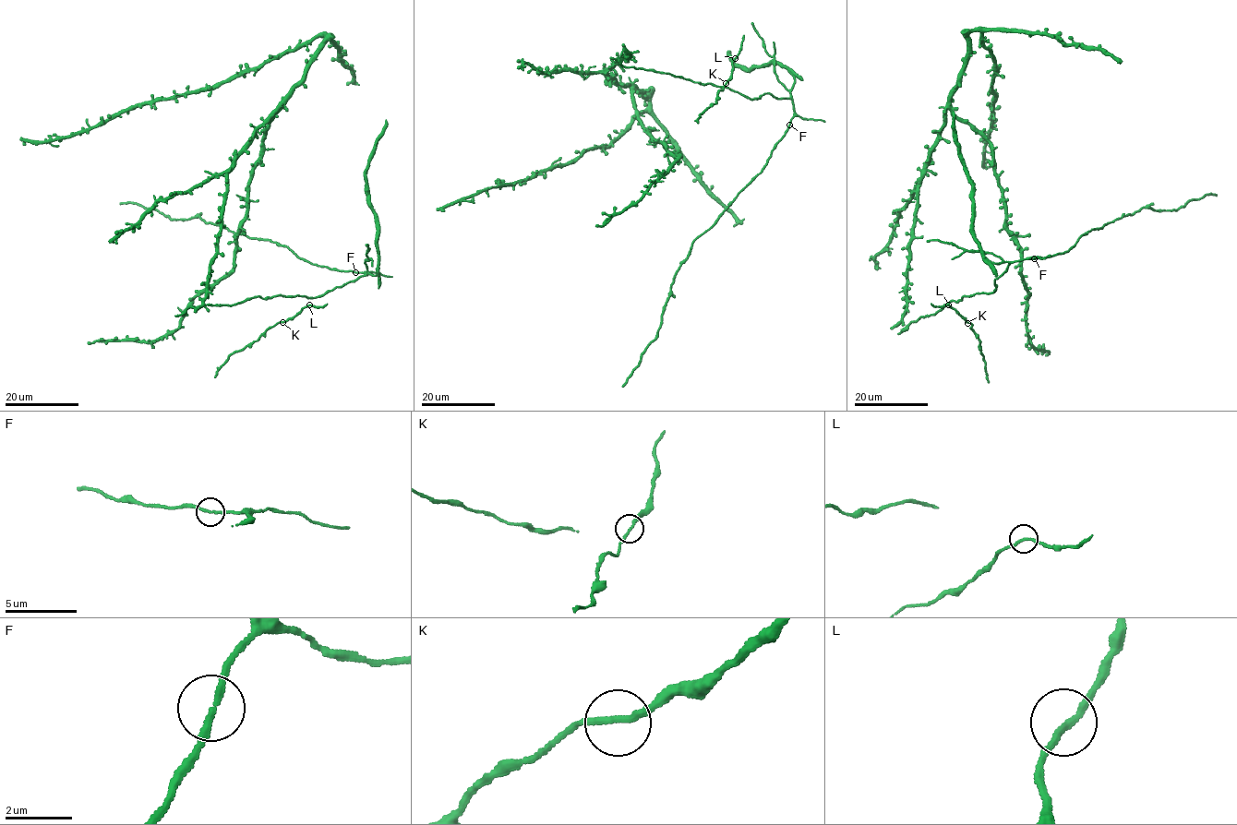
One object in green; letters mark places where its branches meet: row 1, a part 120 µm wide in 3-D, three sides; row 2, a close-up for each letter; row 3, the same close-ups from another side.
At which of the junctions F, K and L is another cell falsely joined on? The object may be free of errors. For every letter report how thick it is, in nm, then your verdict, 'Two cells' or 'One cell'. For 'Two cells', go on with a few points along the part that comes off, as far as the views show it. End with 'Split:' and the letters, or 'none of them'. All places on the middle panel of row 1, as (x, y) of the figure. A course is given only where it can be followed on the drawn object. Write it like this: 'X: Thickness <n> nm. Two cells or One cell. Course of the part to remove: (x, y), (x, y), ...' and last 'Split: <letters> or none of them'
F: Thickness 190 nm. One cell
K: Thickness 180 nm. One cell
L: Thickness 190 nm. One cell
Split: none of them

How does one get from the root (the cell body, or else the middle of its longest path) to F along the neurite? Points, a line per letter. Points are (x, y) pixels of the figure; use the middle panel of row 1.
F: (626, 57), (632, 55), (622, 52), (624, 67), (728, 88), (750, 99), (766, 93), (790, 98), (789, 125)

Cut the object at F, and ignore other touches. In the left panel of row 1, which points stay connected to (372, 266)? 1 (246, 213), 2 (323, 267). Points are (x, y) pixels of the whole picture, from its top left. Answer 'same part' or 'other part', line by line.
1: same part
2: other part

